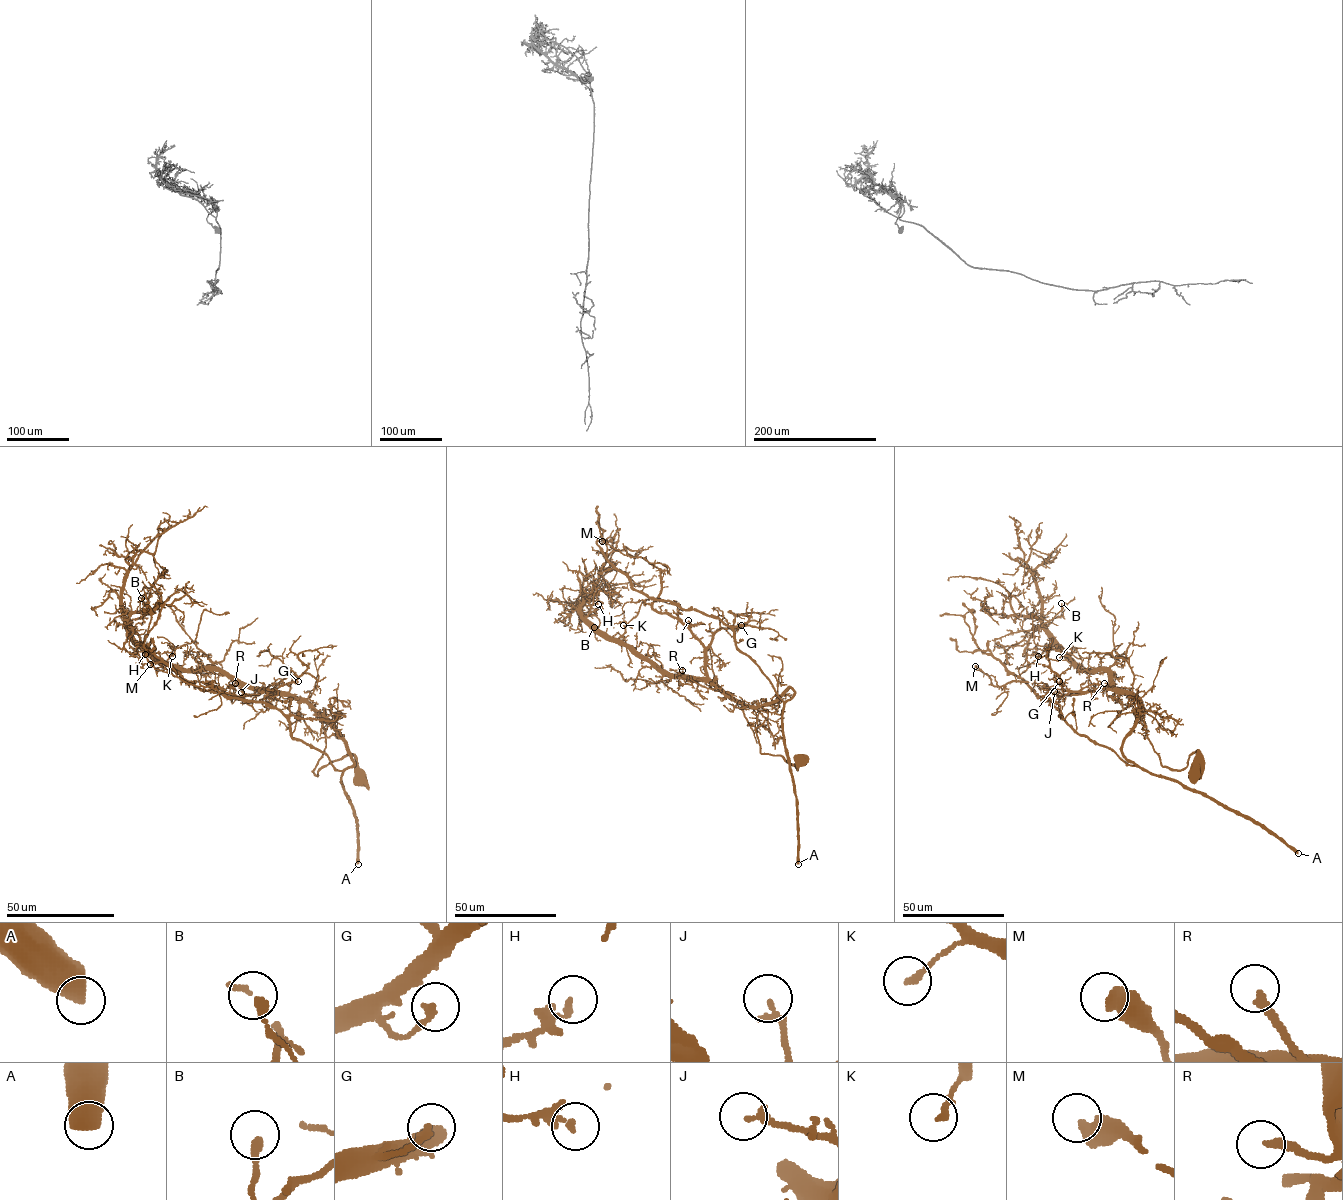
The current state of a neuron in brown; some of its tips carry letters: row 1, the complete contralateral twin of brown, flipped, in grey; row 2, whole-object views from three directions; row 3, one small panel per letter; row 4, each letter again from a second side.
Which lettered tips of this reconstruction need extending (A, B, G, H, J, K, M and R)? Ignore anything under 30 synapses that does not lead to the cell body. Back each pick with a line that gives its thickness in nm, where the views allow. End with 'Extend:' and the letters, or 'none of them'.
A: calibre 650 nm
R: calibre 260 nm
Extend: A, R

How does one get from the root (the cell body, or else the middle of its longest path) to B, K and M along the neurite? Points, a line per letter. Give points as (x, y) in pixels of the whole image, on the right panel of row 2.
B: (1195, 773), (1198, 750), (1183, 769), (1163, 766), (1141, 702), (1055, 641), (1047, 626), (1061, 603)
K: (1195, 773), (1198, 750), (1183, 769), (1162, 766), (1133, 695), (1118, 690), (1106, 672), (1059, 657)
M: (1195, 773), (1198, 750), (1183, 769), (1162, 766), (1132, 695), (994, 686), (975, 666)

